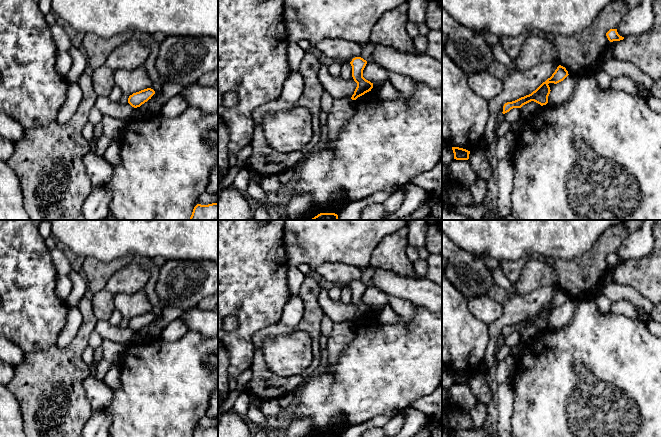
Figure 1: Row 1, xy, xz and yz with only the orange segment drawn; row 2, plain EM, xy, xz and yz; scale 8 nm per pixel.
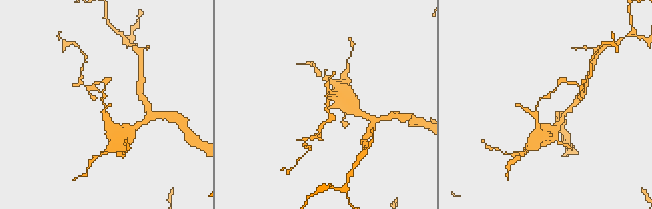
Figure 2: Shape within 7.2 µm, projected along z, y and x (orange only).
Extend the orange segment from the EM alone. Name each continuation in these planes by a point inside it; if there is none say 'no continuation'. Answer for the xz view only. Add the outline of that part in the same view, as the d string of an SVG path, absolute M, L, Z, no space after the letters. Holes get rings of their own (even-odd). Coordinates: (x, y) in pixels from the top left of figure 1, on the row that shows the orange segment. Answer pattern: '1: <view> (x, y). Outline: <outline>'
no continuation

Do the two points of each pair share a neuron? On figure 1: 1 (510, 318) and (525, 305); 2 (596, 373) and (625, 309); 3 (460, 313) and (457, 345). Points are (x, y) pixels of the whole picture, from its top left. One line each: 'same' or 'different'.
1: same
2: different
3: same

